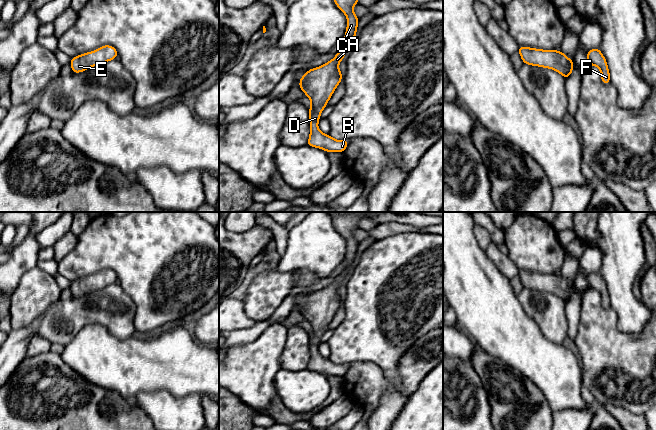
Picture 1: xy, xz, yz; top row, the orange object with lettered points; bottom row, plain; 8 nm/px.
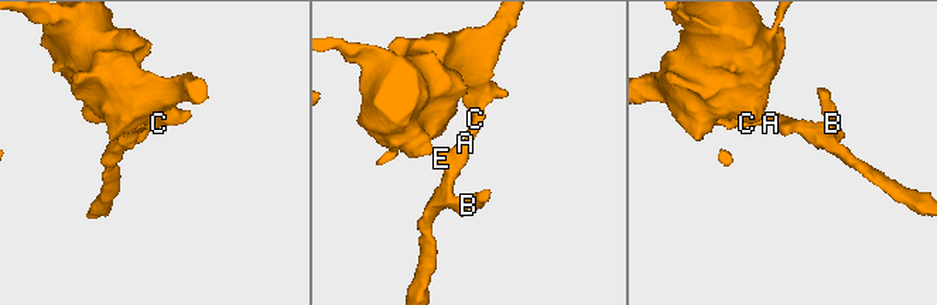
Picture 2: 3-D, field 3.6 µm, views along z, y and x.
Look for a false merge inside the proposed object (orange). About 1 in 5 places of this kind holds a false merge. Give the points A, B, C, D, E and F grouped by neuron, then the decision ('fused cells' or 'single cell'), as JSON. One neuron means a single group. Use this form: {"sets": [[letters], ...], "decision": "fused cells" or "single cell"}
{"sets": [["A", "B", "C", "D", "E", "F"]], "decision": "single cell"}

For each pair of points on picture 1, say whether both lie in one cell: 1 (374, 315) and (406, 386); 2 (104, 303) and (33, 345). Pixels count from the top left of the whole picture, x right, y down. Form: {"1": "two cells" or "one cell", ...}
{"1": "two cells", "2": "two cells"}

